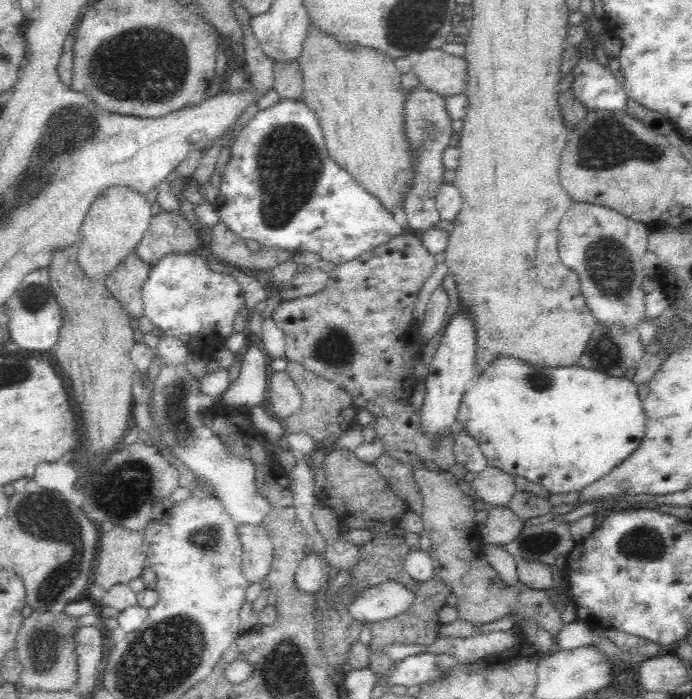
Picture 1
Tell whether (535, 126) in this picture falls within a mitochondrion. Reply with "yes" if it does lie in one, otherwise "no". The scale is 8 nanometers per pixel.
no

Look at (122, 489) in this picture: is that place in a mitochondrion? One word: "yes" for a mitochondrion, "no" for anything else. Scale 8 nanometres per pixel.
yes

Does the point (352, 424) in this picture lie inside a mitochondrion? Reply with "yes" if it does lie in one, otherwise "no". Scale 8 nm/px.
no

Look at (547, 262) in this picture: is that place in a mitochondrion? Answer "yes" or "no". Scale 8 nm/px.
no

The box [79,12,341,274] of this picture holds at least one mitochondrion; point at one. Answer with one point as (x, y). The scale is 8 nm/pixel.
(145, 68)

